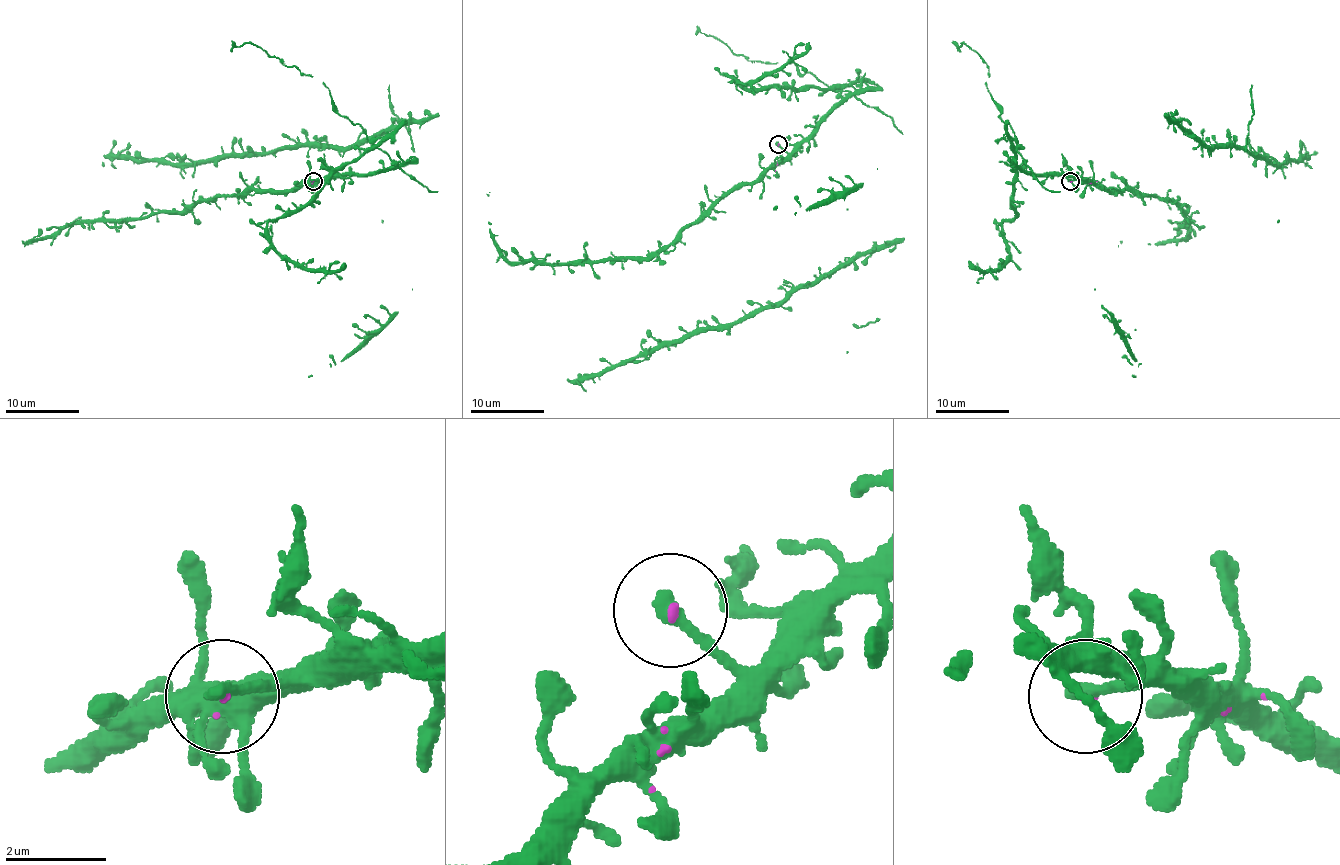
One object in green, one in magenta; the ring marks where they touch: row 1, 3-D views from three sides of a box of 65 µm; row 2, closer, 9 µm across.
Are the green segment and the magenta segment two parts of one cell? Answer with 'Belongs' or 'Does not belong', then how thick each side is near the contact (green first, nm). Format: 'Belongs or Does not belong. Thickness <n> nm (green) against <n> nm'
Belongs. Thickness 320 nm (green) against 70 nm

